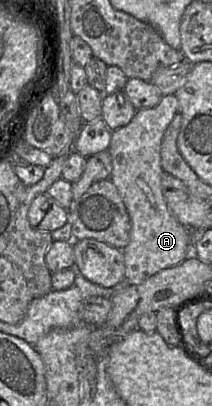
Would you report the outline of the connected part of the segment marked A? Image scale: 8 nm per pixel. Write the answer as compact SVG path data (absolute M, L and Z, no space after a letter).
M163 95L157 106L137 110L129 124L111 134L108 149L112 157L110 180L118 189L131 220L130 241L122 250L125 282L129 284L141 284L159 271L180 264L192 253L191 230L171 213L162 191L162 140L178 112L177 97Z

